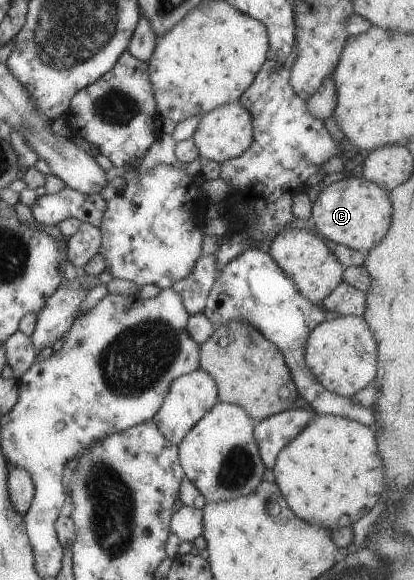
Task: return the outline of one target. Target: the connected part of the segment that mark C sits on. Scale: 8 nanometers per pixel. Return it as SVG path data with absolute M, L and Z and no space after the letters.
M351 177L324 186L313 203L311 222L325 239L364 254L382 242L391 225L393 205L384 188L367 181Z

